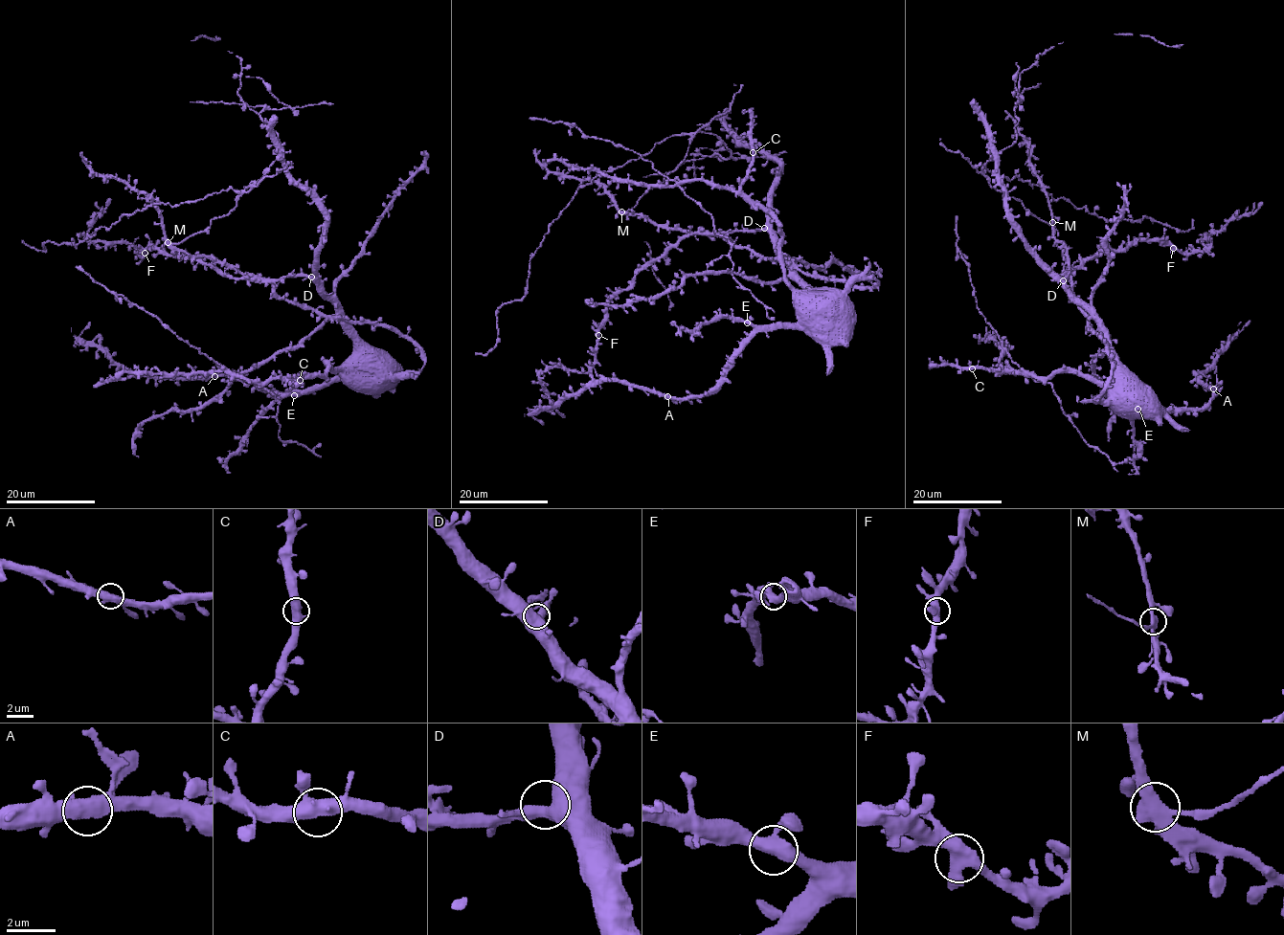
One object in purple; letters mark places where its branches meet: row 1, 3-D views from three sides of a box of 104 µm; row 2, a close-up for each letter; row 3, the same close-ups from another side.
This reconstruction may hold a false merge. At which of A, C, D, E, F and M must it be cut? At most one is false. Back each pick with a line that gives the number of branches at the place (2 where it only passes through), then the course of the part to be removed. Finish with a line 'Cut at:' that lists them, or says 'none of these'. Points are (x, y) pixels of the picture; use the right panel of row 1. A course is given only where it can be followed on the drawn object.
M: Branches: 3. Course of the part to remove: (1053, 222), (996, 189), (984, 167), (1109, 221), (1142, 217), (1183, 231), (1192, 219)
Cut at: M

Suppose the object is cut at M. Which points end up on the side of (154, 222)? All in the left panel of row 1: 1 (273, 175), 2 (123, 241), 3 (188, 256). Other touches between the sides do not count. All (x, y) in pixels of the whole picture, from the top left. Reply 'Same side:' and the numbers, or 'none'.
Same side: 2, 3

